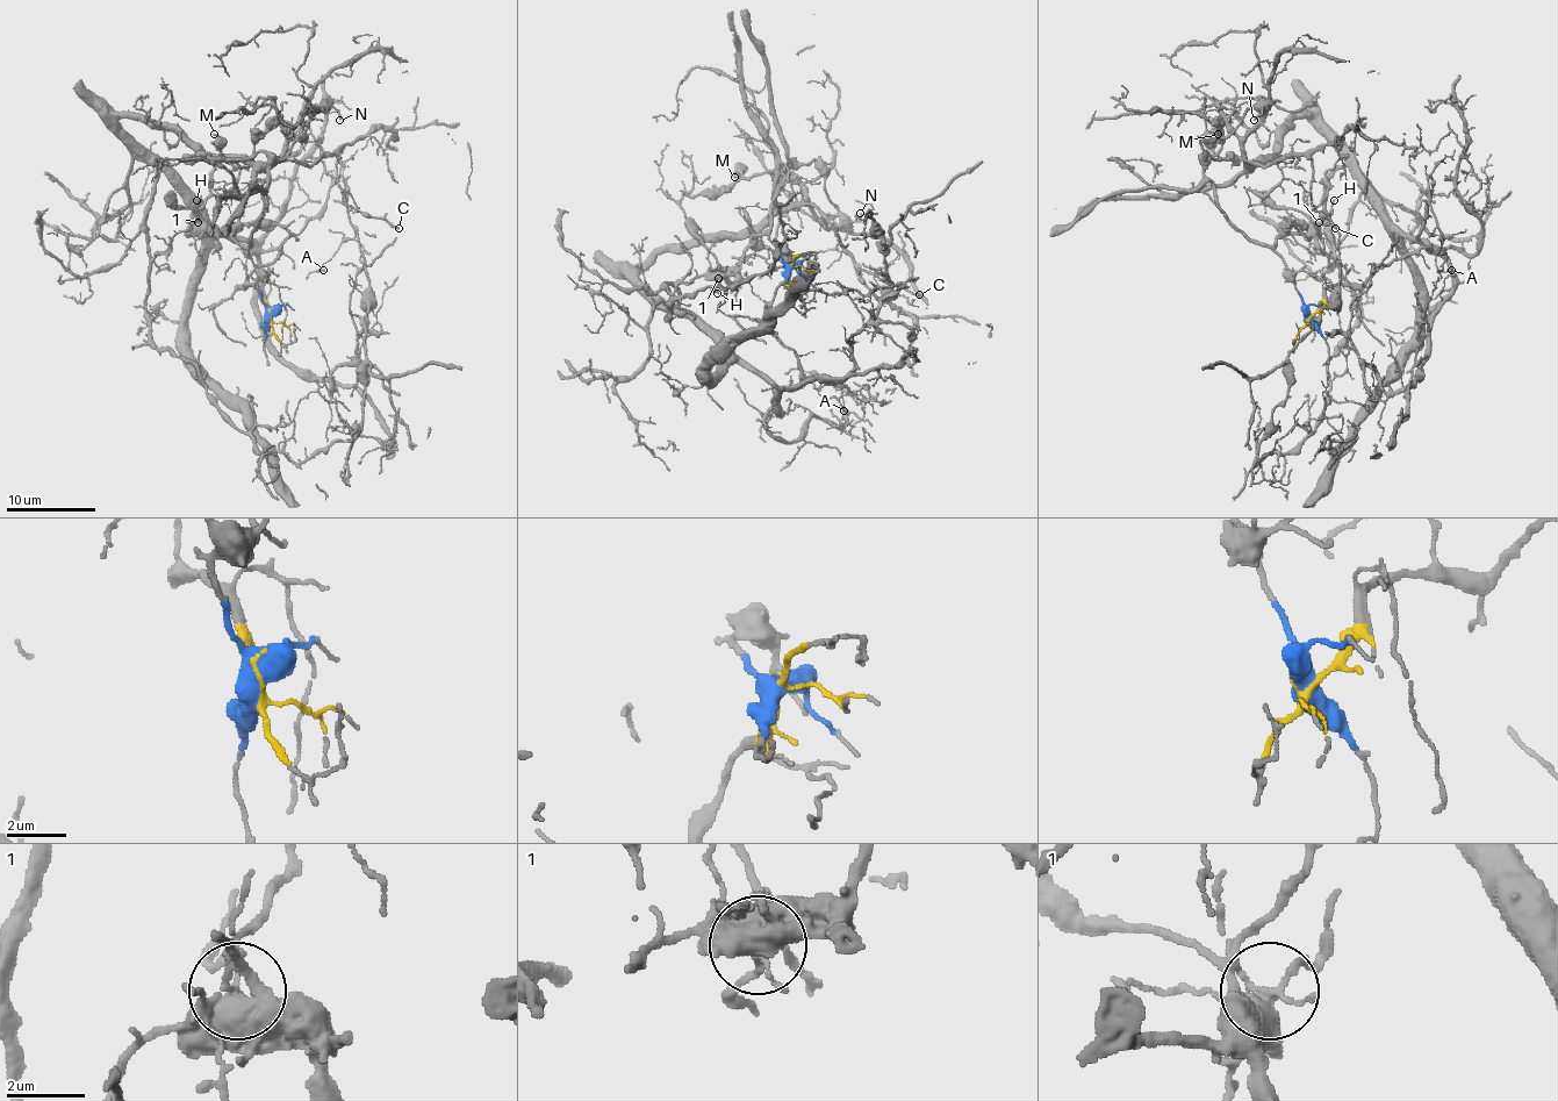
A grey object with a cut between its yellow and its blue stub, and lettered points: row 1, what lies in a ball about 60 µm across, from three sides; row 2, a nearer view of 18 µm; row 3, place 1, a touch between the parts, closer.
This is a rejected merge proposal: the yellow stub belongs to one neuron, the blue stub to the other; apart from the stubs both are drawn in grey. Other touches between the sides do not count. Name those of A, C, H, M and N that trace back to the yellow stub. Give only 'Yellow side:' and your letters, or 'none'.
Yellow side: A, C

